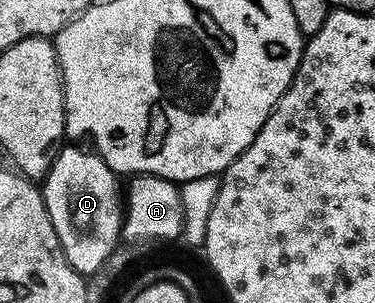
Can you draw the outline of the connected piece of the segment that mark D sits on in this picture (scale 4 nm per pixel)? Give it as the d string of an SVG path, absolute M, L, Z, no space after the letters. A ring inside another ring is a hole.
M63 145L55 154L54 163L50 165L50 171L46 174L44 185L41 187L42 199L46 201L52 228L56 228L56 236L60 240L68 264L77 274L89 276L100 268L100 264L104 264L104 260L108 260L110 254L119 249L124 206L120 201L119 179L114 171L108 168L108 164L104 164L102 157L93 149L81 150L78 147L81 145L70 145L74 146Z

